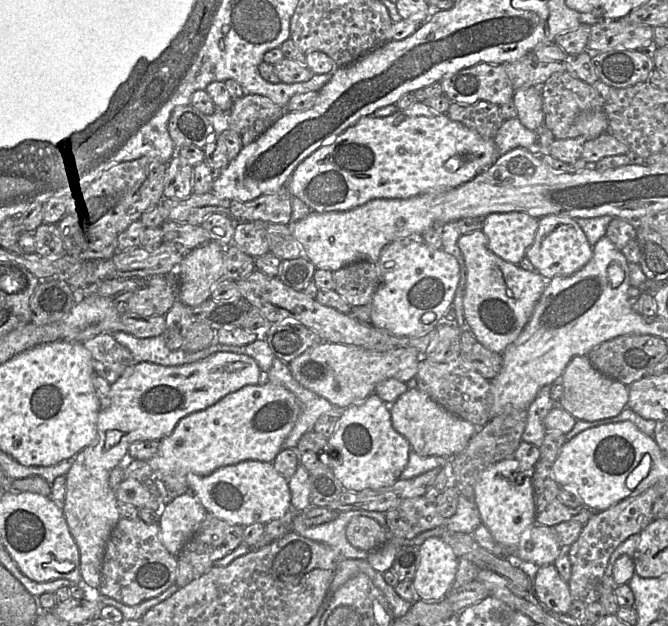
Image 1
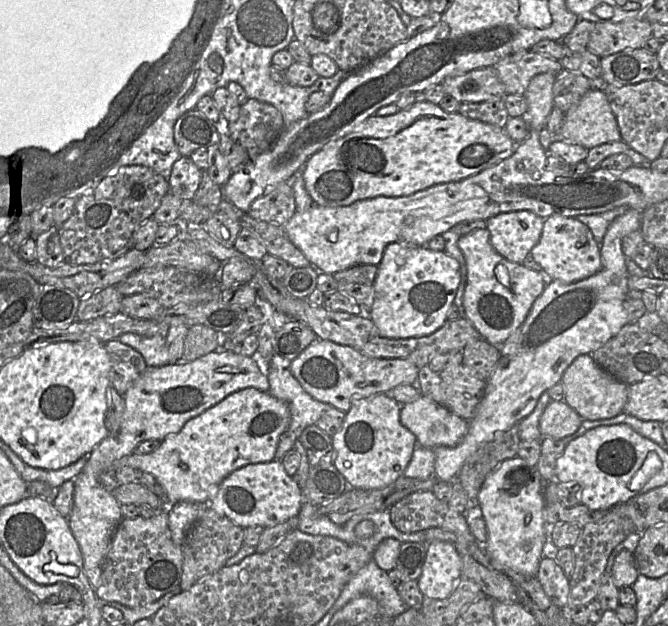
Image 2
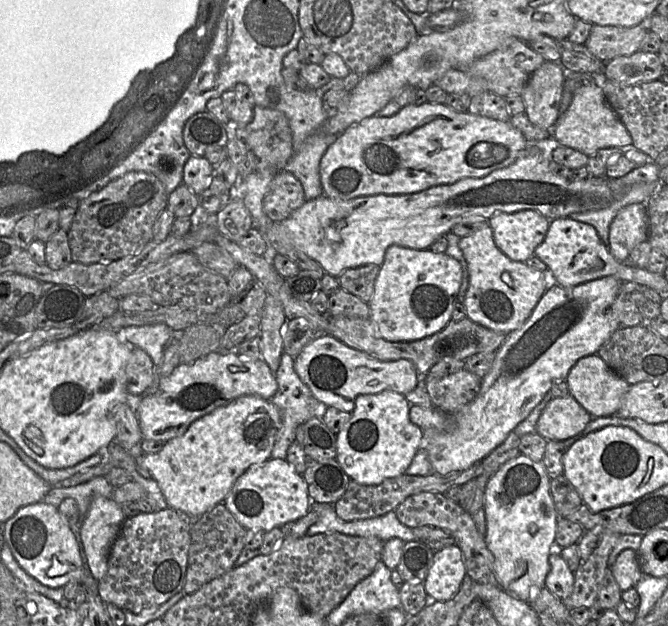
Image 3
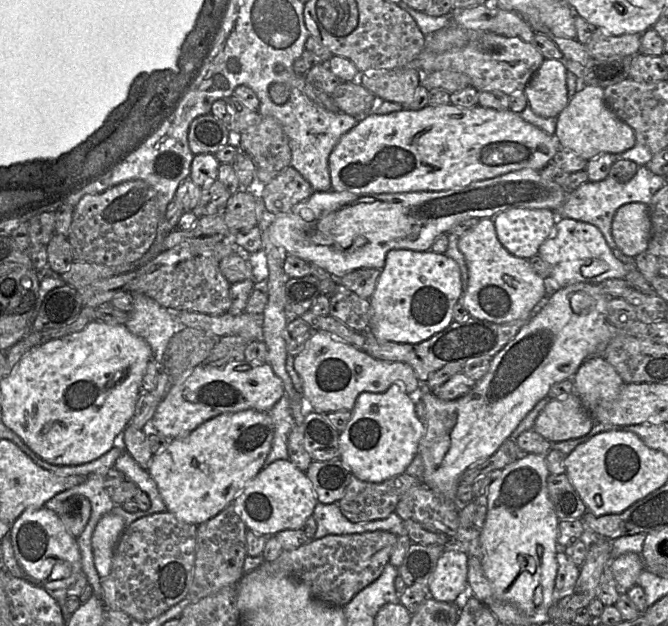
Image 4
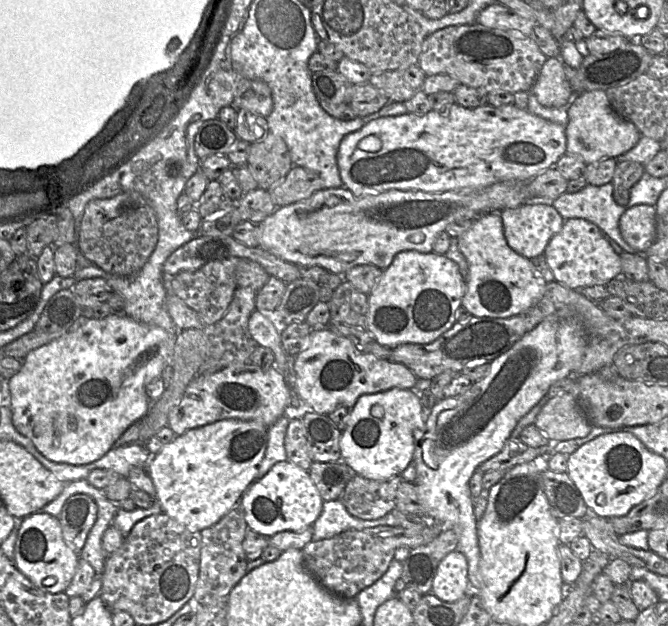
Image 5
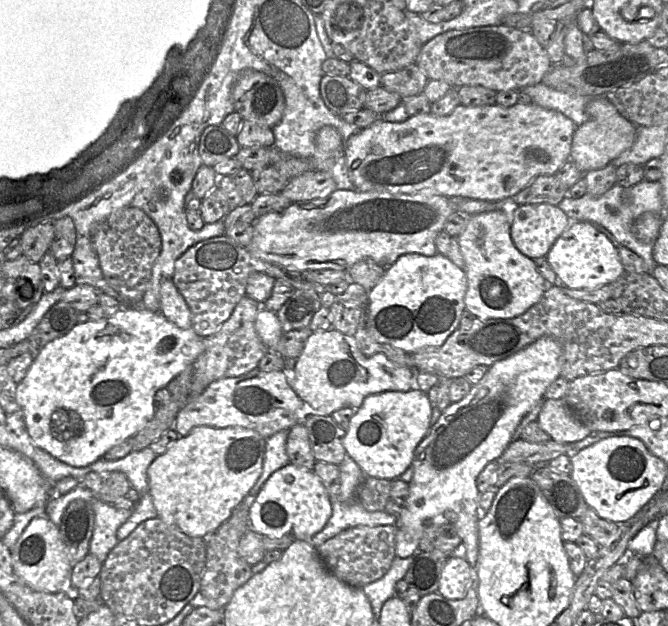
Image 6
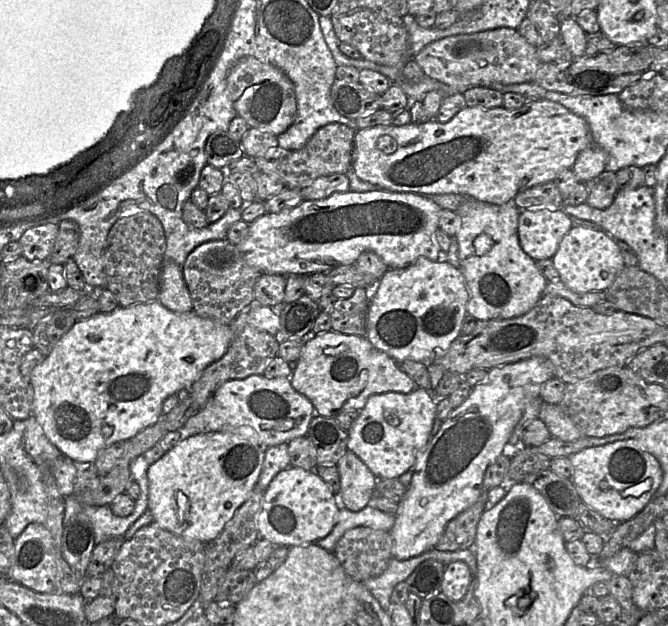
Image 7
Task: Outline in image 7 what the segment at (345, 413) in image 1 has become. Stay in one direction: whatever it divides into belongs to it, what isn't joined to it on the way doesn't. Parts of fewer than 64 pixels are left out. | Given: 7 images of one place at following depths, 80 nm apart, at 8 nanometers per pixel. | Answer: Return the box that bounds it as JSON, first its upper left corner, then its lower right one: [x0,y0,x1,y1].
[348,387,436,479]

